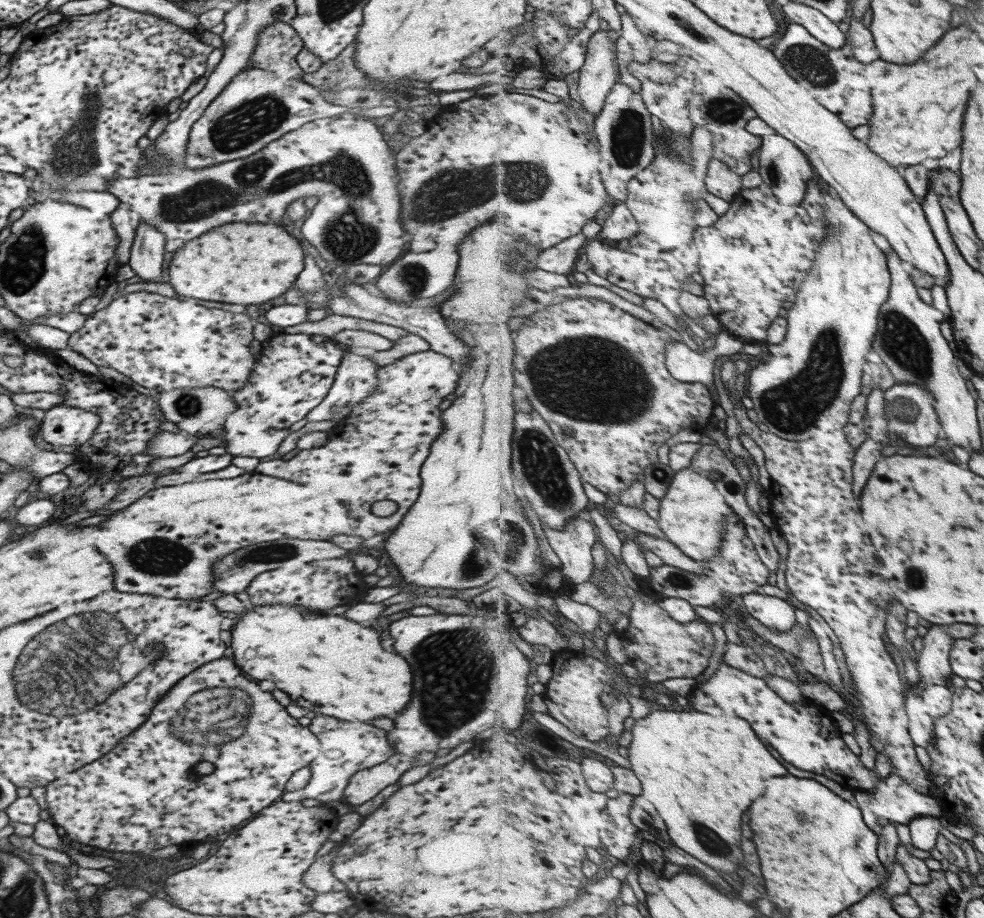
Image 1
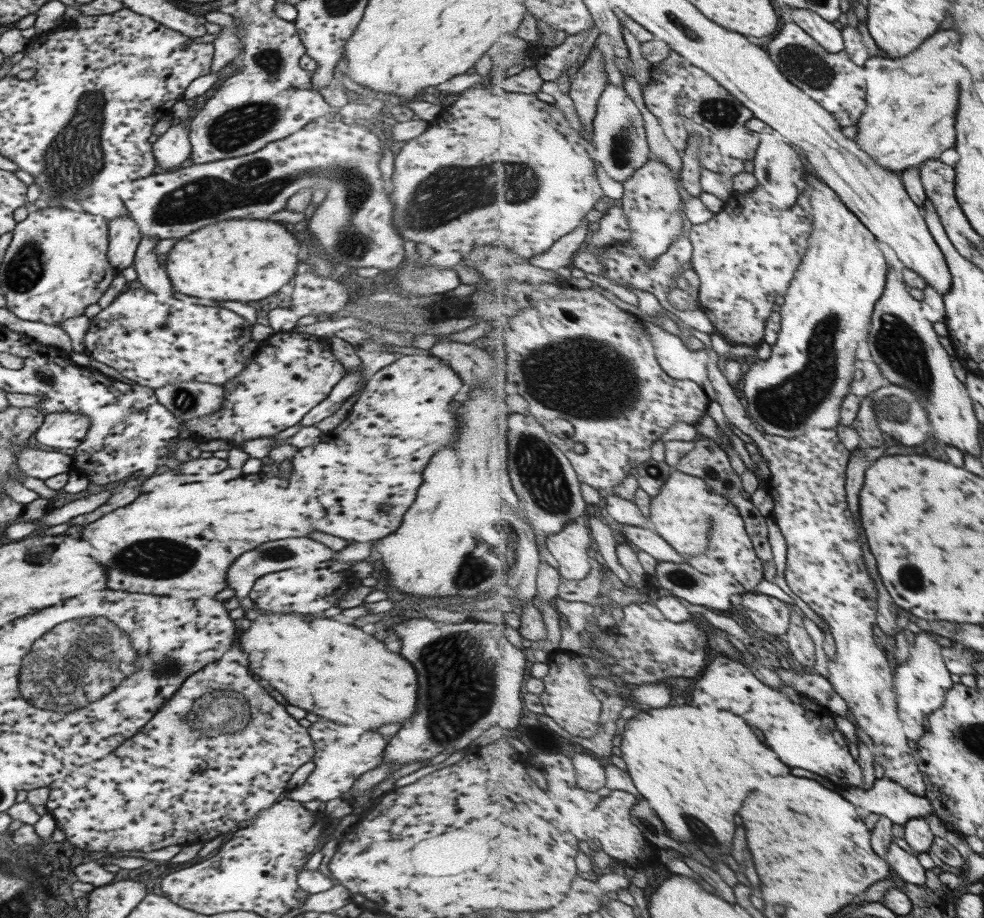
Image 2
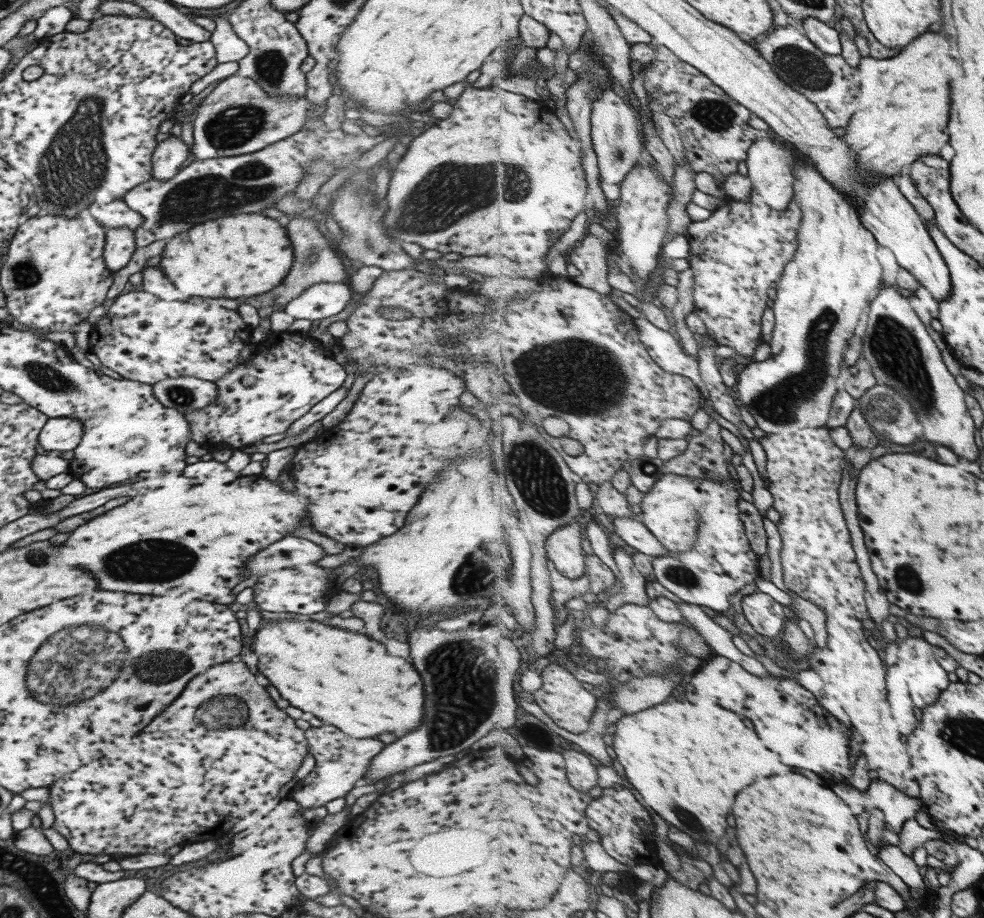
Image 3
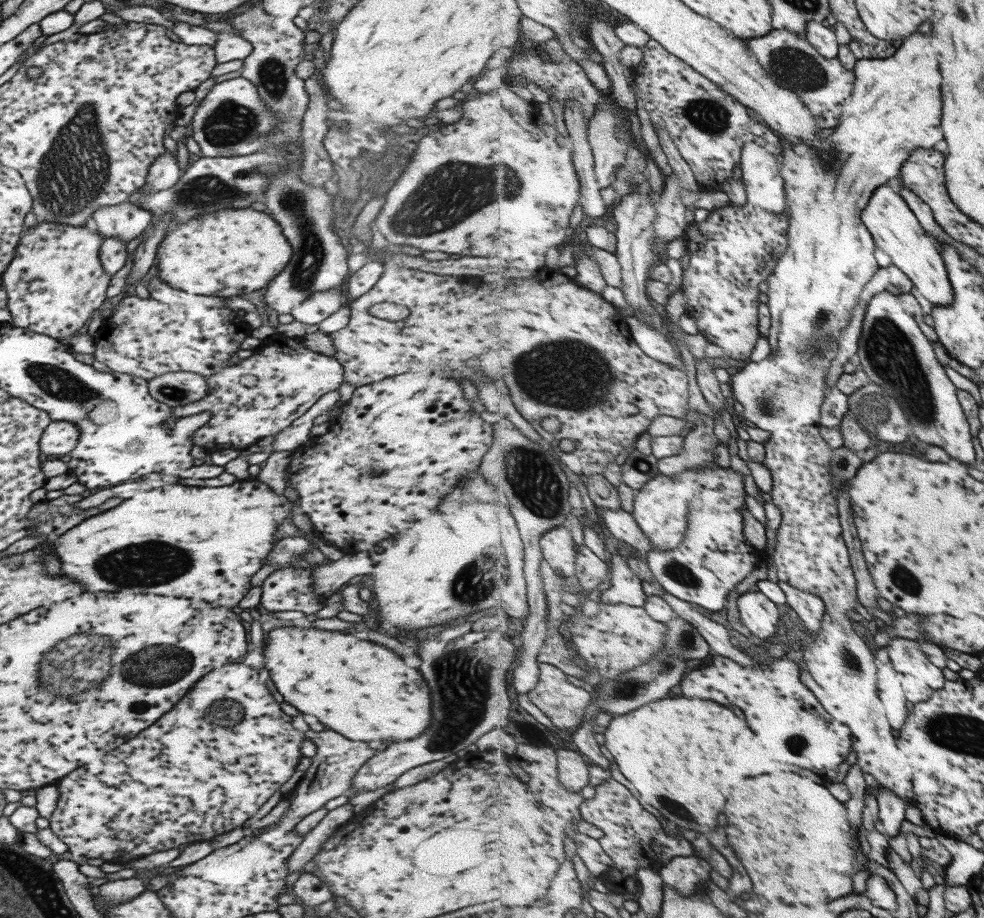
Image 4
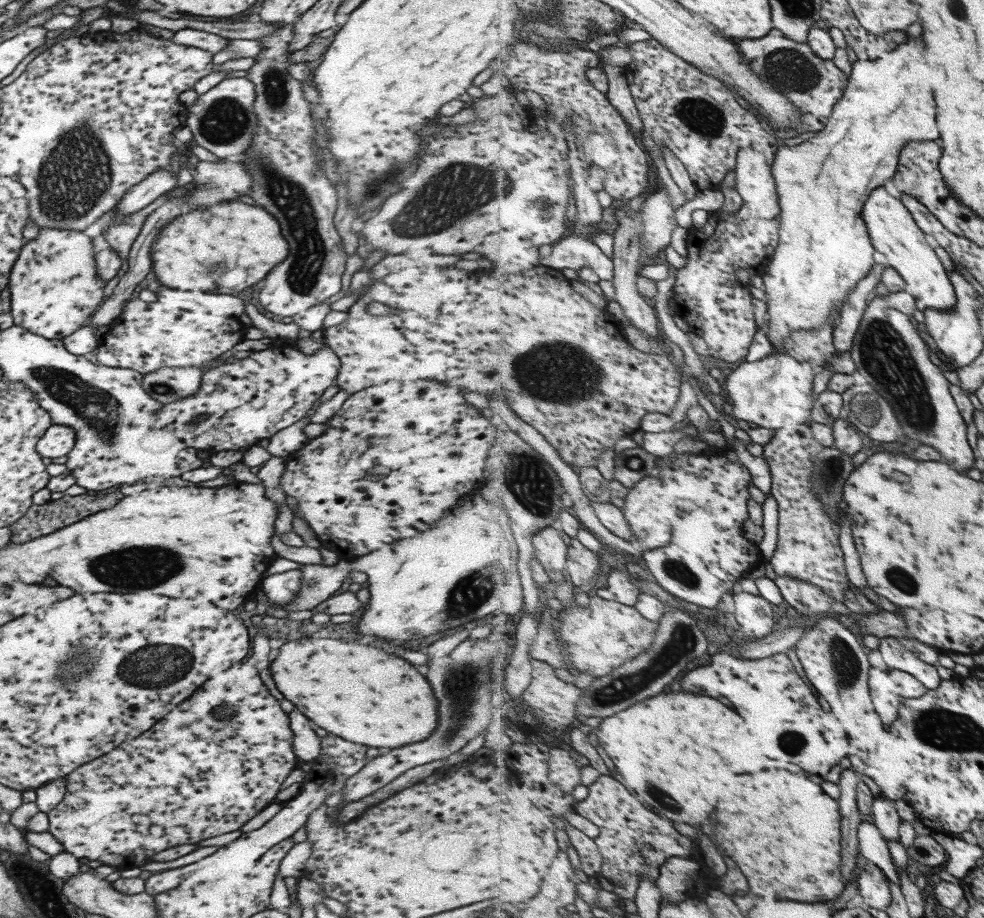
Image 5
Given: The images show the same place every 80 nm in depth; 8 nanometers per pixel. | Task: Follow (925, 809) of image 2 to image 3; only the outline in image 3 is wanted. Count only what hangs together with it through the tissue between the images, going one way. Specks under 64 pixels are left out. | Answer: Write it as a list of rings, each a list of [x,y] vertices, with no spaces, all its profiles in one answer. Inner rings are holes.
[[[875,779],[871,786],[861,792],[849,783],[830,783],[835,792],[852,807],[863,806],[865,810],[878,808],[885,813],[887,828],[897,835],[907,820],[911,820],[925,810],[926,804],[920,798],[913,798],[899,790],[893,783]]]

